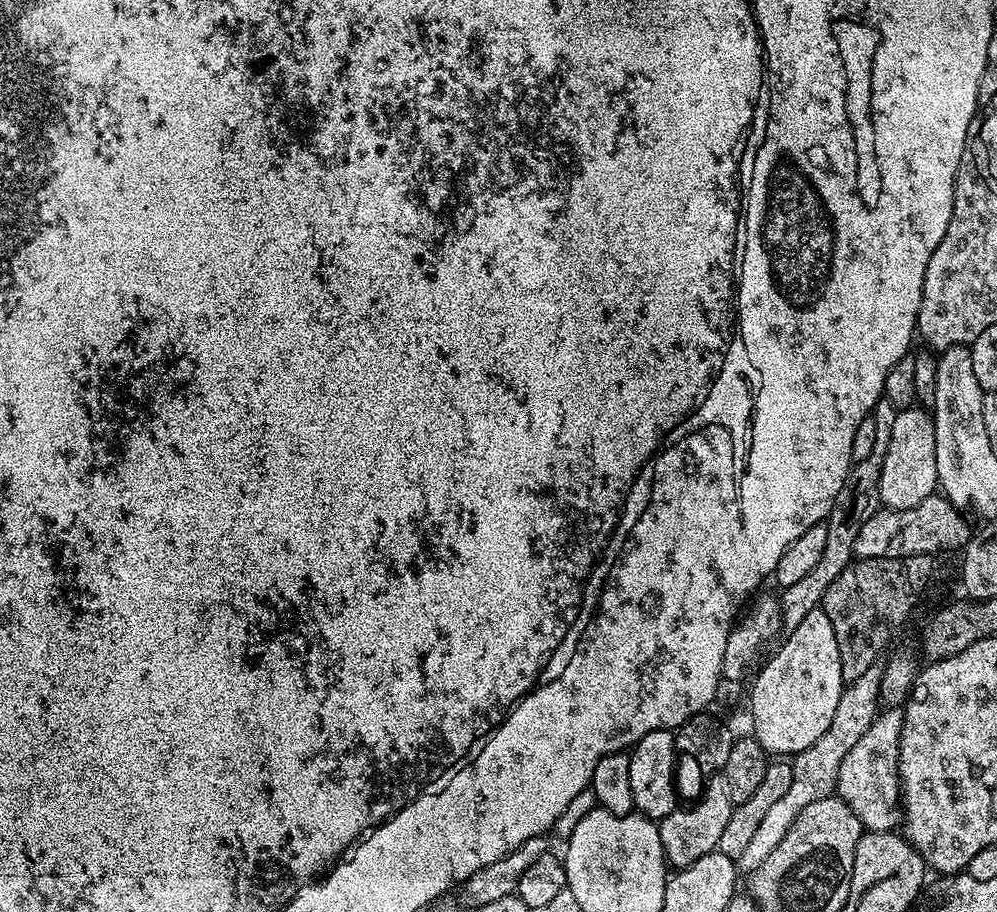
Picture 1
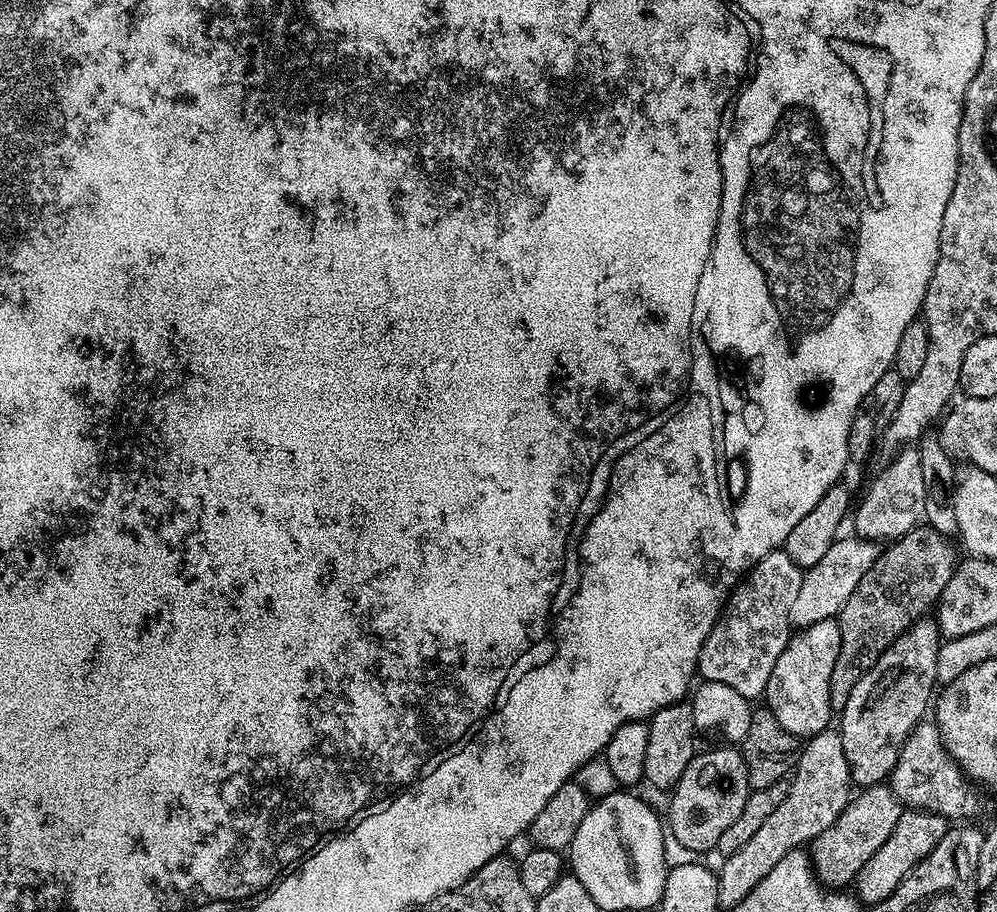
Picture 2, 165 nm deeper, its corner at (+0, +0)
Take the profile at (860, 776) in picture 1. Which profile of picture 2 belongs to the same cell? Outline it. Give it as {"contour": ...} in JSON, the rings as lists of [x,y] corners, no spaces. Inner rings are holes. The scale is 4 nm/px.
{"contour":[[[932,722],[917,724],[909,734],[898,754],[896,769],[890,777],[890,787],[905,809],[939,812],[949,822],[968,822],[971,816],[980,812],[981,789],[960,771],[959,764],[944,748],[942,738]]]}

